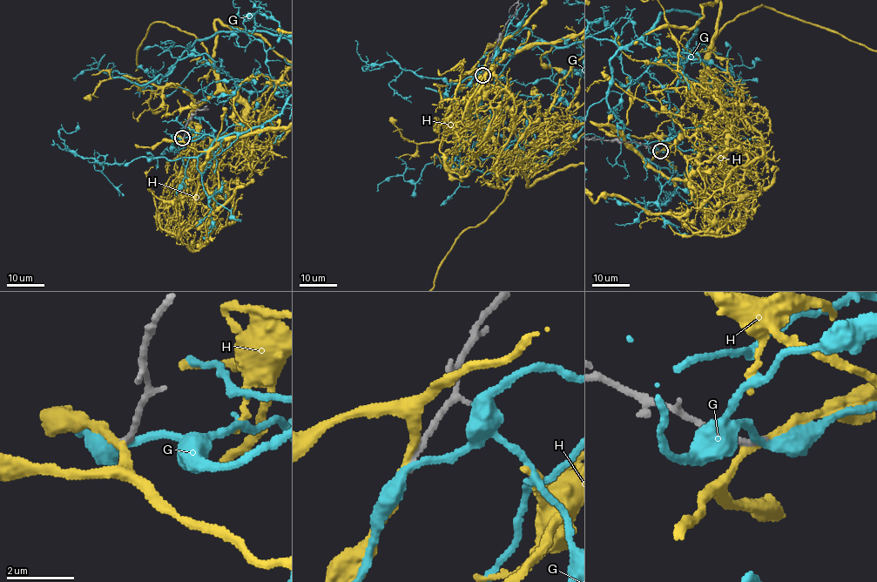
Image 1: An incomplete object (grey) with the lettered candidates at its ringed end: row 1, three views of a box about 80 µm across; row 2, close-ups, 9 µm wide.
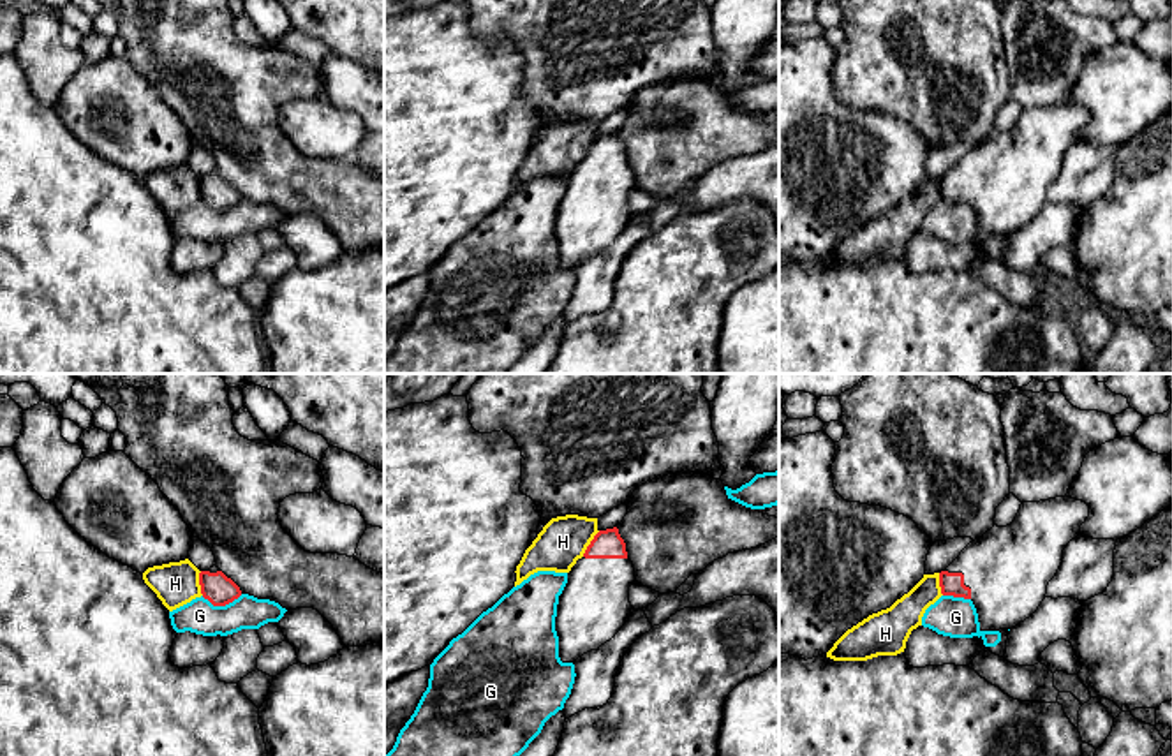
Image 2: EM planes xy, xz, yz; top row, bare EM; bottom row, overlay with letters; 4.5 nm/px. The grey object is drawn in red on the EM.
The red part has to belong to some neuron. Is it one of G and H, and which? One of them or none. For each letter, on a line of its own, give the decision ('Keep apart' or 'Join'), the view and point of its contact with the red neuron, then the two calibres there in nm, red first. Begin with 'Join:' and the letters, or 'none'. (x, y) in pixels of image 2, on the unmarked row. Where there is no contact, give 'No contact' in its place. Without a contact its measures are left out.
Join: none
G: Keep apart. Touches red at xy (221, 210). Thickness 140 nm (red) against 160 nm
H: Keep apart. Touches red at xz (591, 148). Thickness 130 nm (red) against 220 nm

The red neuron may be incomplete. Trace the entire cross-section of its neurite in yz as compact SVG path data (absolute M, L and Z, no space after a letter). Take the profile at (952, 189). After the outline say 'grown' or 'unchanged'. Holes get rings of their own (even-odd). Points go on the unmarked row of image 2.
M1072 102L1022 107L1015 125L1006 132L994 130L980 145L969 148L961 160L939 178L943 201L971 204L980 236L1012 234L1029 224L1056 182L1066 150L1080 141L1089 111Z | grown

